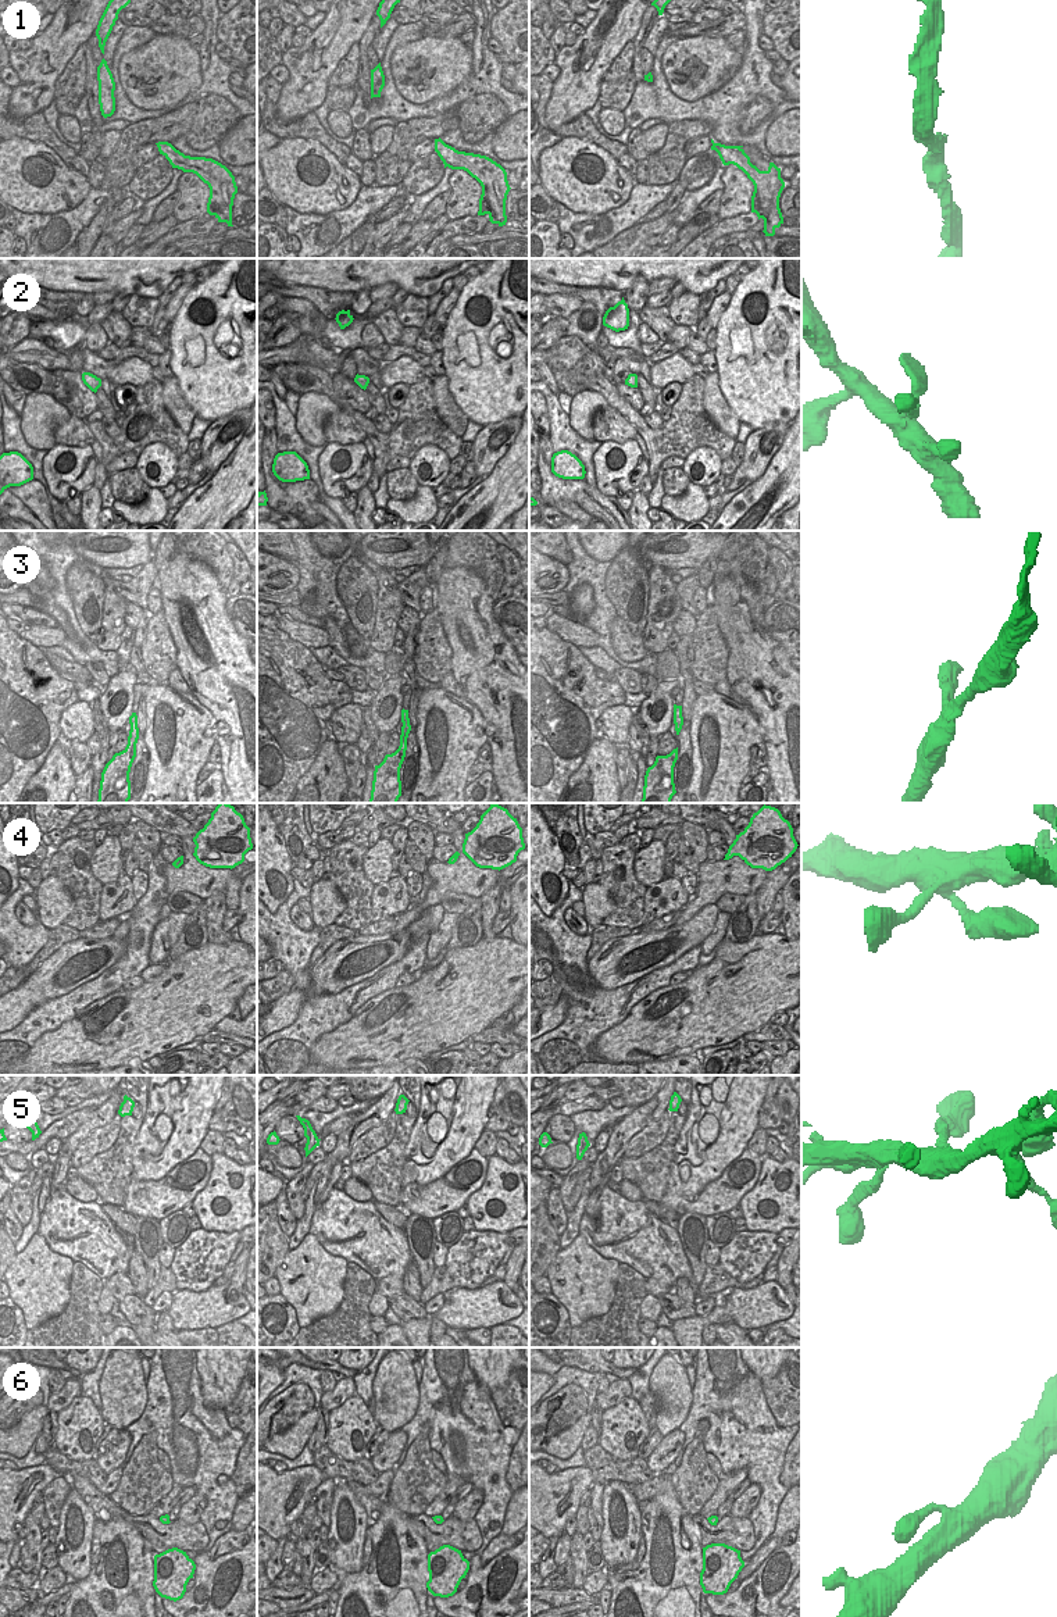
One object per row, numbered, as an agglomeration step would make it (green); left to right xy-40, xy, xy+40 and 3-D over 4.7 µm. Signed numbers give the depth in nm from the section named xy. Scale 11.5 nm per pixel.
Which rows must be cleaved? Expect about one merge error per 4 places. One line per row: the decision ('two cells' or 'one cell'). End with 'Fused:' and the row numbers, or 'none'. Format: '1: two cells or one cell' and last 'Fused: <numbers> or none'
1: one cell
2: one cell
3: one cell
4: one cell
5: one cell
6: one cell
Fused: none

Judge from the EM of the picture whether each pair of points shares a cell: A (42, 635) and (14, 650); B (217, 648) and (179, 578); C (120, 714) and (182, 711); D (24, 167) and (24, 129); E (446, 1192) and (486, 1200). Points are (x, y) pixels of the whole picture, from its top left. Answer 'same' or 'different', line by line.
A: different
B: same
C: different
D: different
E: different

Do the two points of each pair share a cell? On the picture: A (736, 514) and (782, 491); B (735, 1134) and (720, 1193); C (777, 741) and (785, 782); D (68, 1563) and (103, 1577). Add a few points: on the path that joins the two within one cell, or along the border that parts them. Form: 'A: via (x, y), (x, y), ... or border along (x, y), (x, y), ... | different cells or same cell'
A: via (749, 507), (777, 482) | same cell
B: border along (746, 1148), (703, 1189) | different cells
C: via (785, 750), (785, 773) | same cell
D: border along (92, 1567), (84, 1578), (74, 1581) | different cells

